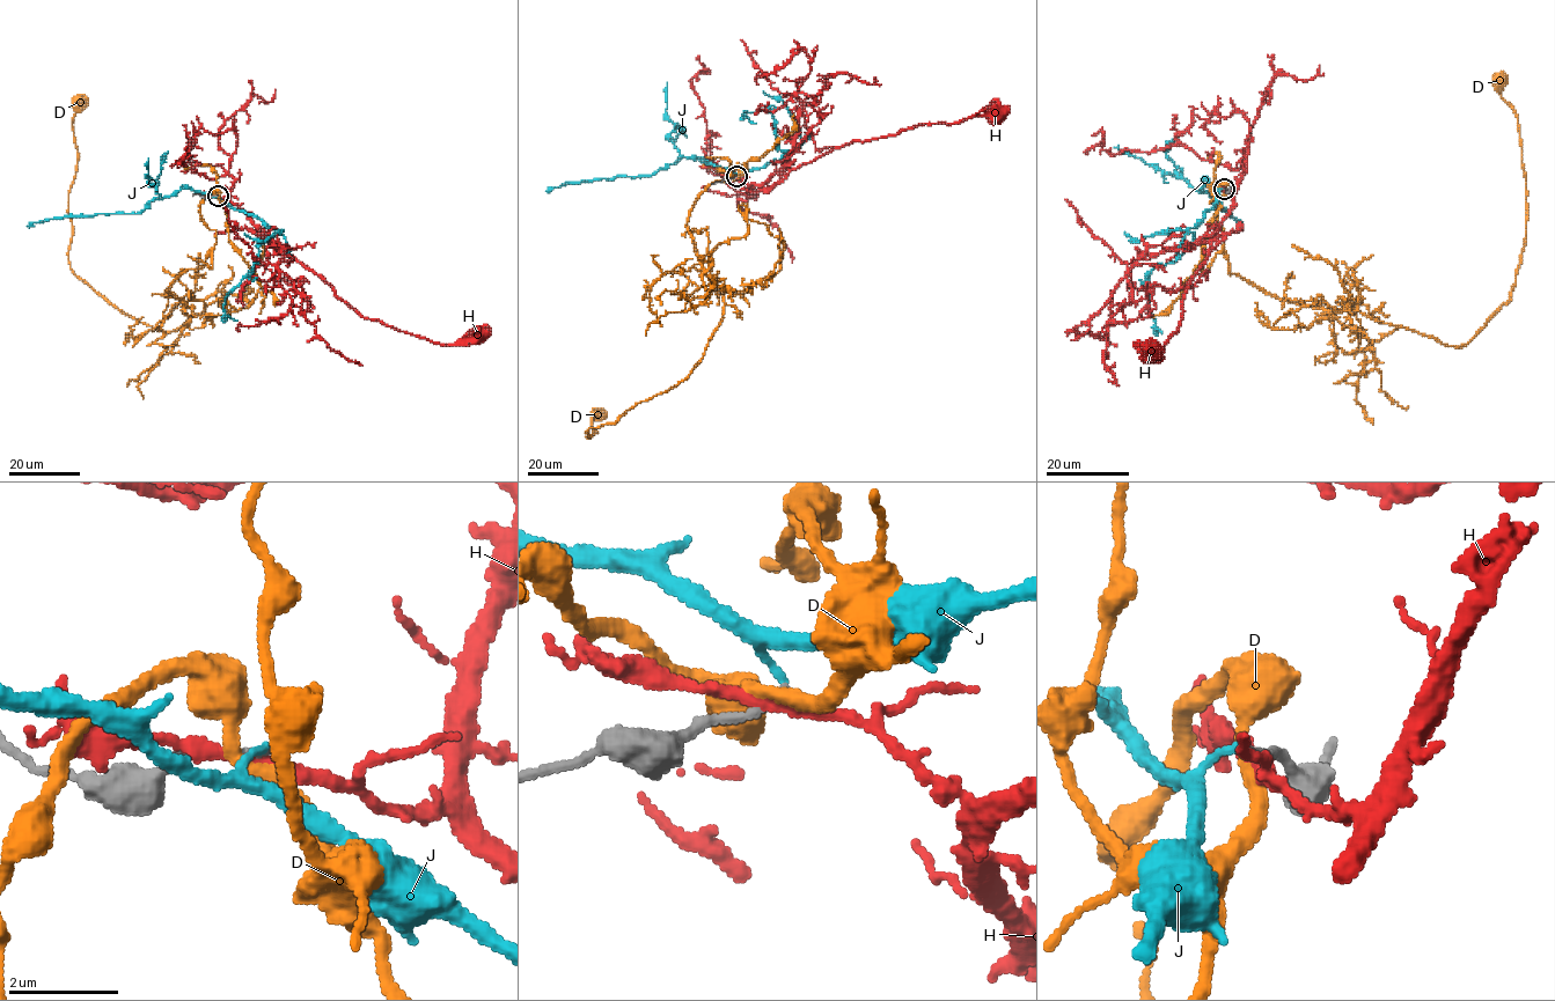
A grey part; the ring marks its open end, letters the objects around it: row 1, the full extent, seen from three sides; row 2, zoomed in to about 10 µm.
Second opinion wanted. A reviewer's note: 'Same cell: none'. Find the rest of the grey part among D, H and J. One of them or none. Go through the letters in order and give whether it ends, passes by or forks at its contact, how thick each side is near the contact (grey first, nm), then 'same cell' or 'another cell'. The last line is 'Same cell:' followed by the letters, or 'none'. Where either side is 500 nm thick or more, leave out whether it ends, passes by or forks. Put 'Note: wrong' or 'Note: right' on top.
Note: right
D: it passes by; calibres 180 and 280 nm; another cell
H: it passes by; calibres 180 and 240 nm; another cell
J: it ends; calibres 150 and 110 nm; another cell
Same cell: none

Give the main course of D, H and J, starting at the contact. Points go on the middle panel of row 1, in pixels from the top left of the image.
D: (734, 177), (718, 169), (735, 176), (713, 182), (687, 219), (724, 299), (703, 357), (587, 436), (598, 413)
H: (734, 177), (763, 184), (789, 155), (785, 178), (856, 140), (983, 109), (997, 117)
J: (736, 176), (779, 160), (800, 146), (796, 151), (777, 146), (771, 112), (742, 115), (755, 124)

